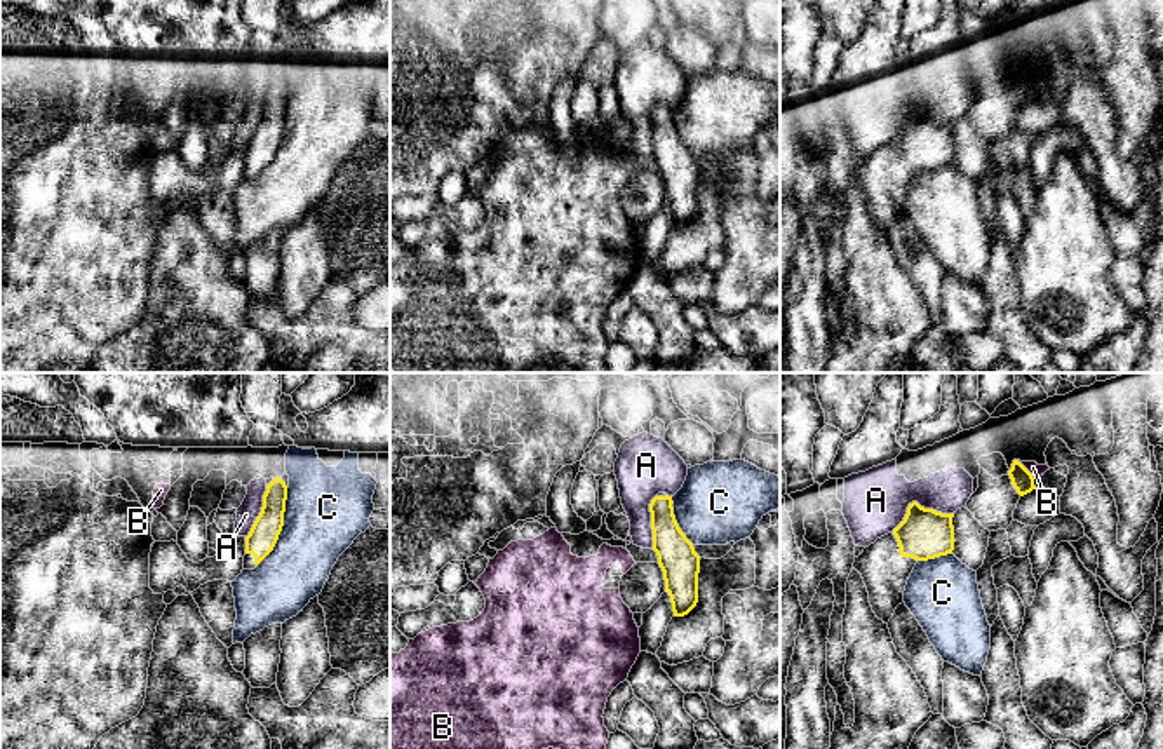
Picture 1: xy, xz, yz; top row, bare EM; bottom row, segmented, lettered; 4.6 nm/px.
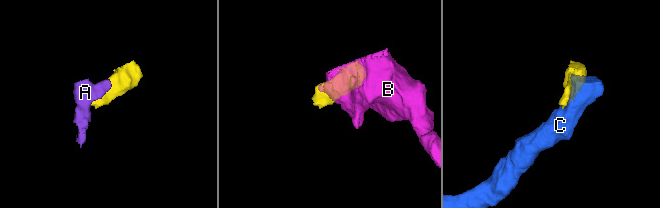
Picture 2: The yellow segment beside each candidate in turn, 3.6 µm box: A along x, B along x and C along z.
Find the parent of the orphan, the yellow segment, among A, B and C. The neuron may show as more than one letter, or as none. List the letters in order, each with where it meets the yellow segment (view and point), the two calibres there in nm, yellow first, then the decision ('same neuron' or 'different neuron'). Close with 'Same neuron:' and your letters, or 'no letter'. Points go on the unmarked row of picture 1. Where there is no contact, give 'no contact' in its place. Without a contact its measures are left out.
A: meets yellow in yz at (918, 114); 240 nm thick on the yellow side, 300 nm on the other; different neuron
B: meets yellow in yz at (1026, 79); 100 nm thick on the yellow side, 60 nm on the other; different neuron
C: meets yellow in xy at (281, 138); 140 nm thick on the yellow side, 380 nm on the other; different neuron
Same neuron: no letter

